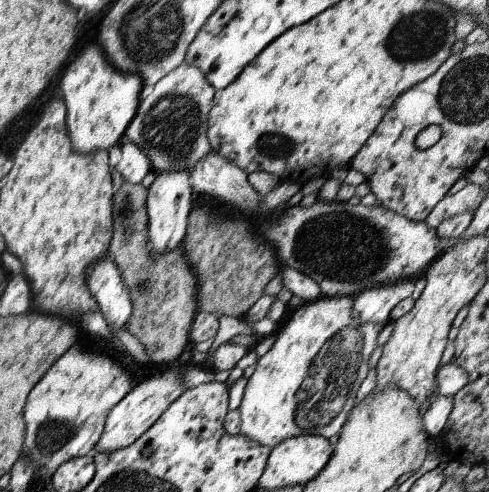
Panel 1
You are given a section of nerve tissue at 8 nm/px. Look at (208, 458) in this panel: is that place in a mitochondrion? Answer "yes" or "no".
no

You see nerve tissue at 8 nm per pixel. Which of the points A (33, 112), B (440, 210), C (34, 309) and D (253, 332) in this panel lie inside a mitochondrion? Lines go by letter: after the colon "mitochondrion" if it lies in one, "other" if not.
A: other
B: other
C: other
D: other

